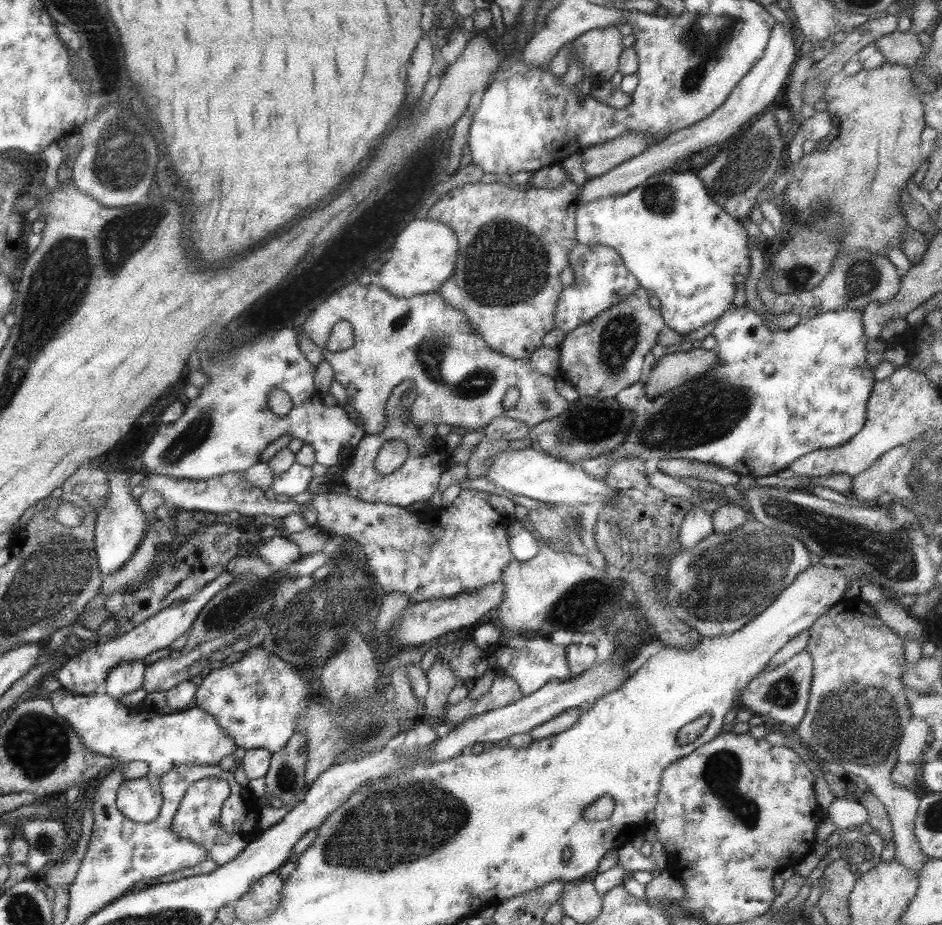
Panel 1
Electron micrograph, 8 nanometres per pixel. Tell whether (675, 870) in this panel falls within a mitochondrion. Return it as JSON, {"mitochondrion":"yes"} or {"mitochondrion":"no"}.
{"mitochondrion":"no"}

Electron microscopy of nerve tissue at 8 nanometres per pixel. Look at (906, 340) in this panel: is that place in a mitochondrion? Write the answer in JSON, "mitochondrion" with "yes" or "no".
{"mitochondrion":"no"}

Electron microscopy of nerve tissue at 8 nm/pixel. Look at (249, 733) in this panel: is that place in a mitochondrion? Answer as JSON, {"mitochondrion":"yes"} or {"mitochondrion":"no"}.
{"mitochondrion":"no"}

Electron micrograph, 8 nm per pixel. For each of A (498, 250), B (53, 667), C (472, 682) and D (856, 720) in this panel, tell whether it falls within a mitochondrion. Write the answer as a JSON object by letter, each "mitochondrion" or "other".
{"A":"mitochondrion","B":"other","C":"other","D":"mitochondrion"}

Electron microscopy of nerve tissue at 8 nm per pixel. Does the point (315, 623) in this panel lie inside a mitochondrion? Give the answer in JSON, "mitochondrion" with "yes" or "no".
{"mitochondrion":"yes"}

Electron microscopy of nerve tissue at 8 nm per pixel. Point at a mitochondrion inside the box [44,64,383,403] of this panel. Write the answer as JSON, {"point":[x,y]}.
{"point":[123,154]}

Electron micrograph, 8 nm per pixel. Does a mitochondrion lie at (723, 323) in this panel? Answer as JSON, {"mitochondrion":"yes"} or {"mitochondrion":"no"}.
{"mitochondrion":"no"}

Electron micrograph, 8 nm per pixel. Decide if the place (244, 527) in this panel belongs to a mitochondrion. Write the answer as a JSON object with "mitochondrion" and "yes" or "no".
{"mitochondrion":"no"}

